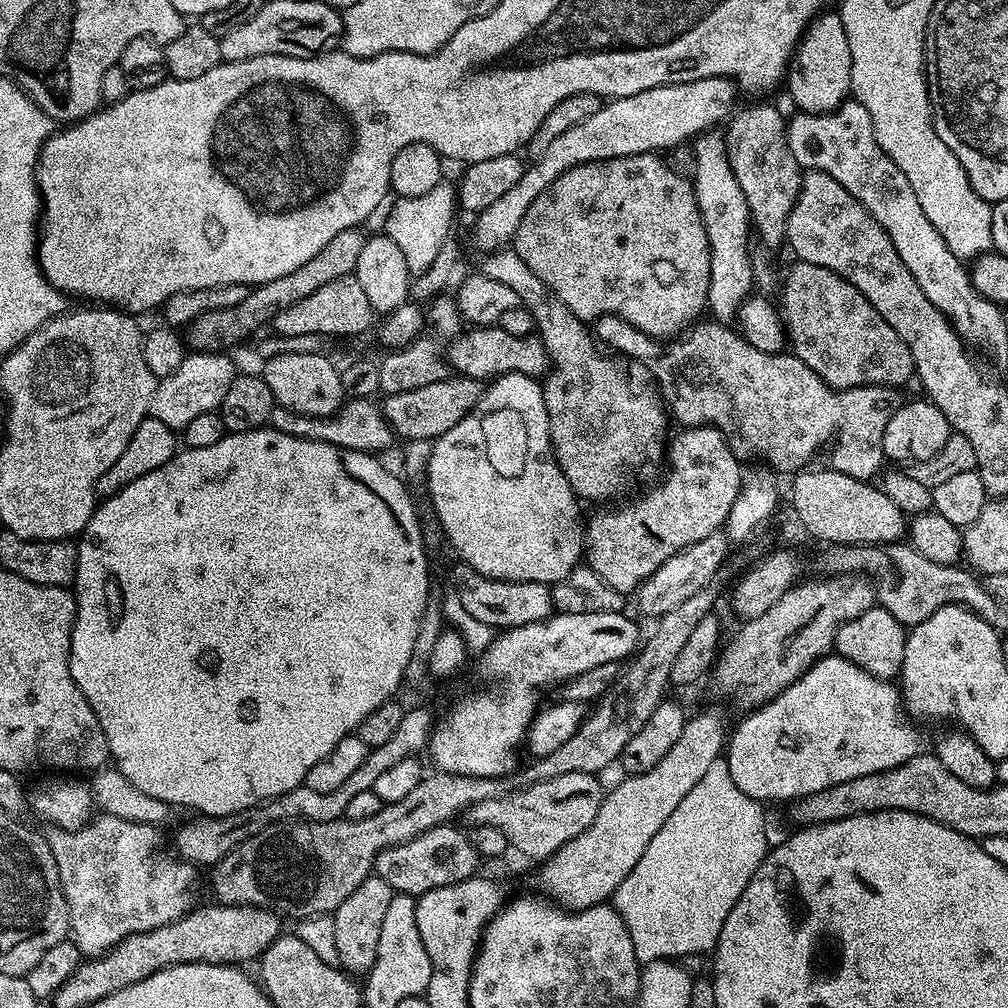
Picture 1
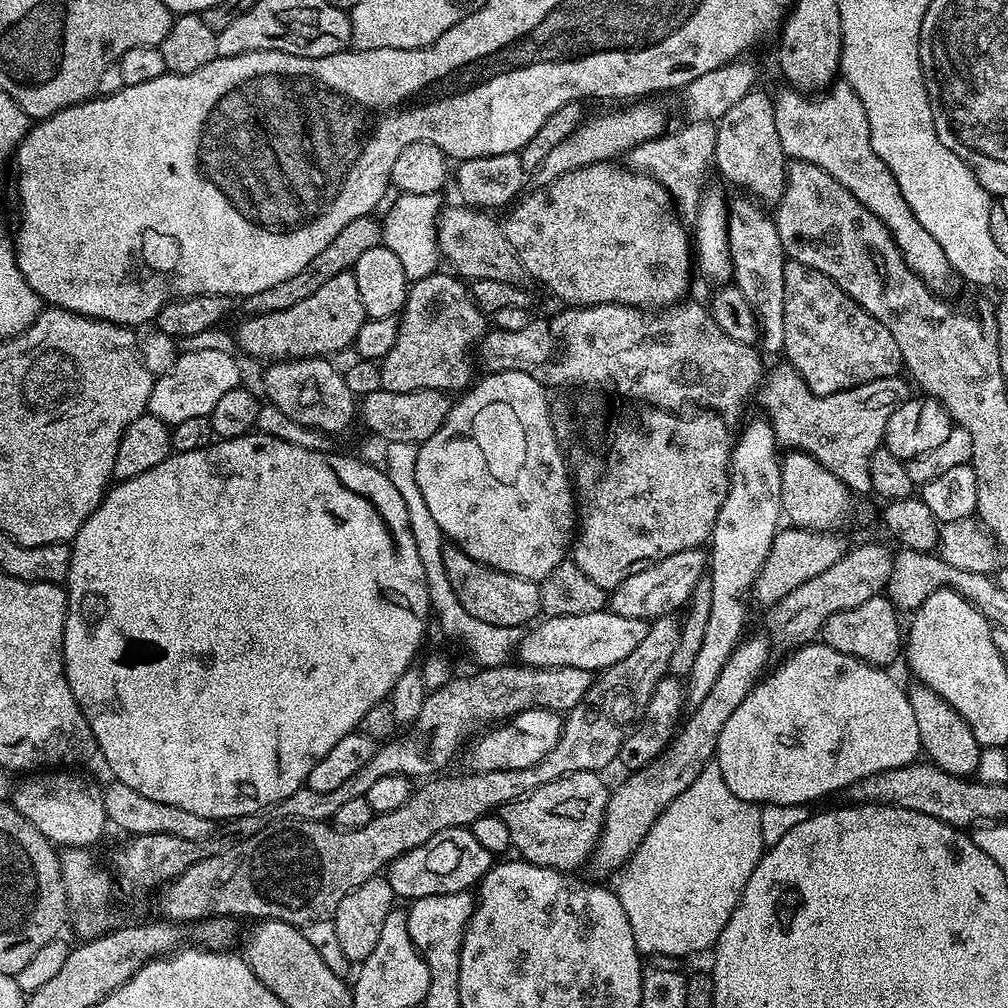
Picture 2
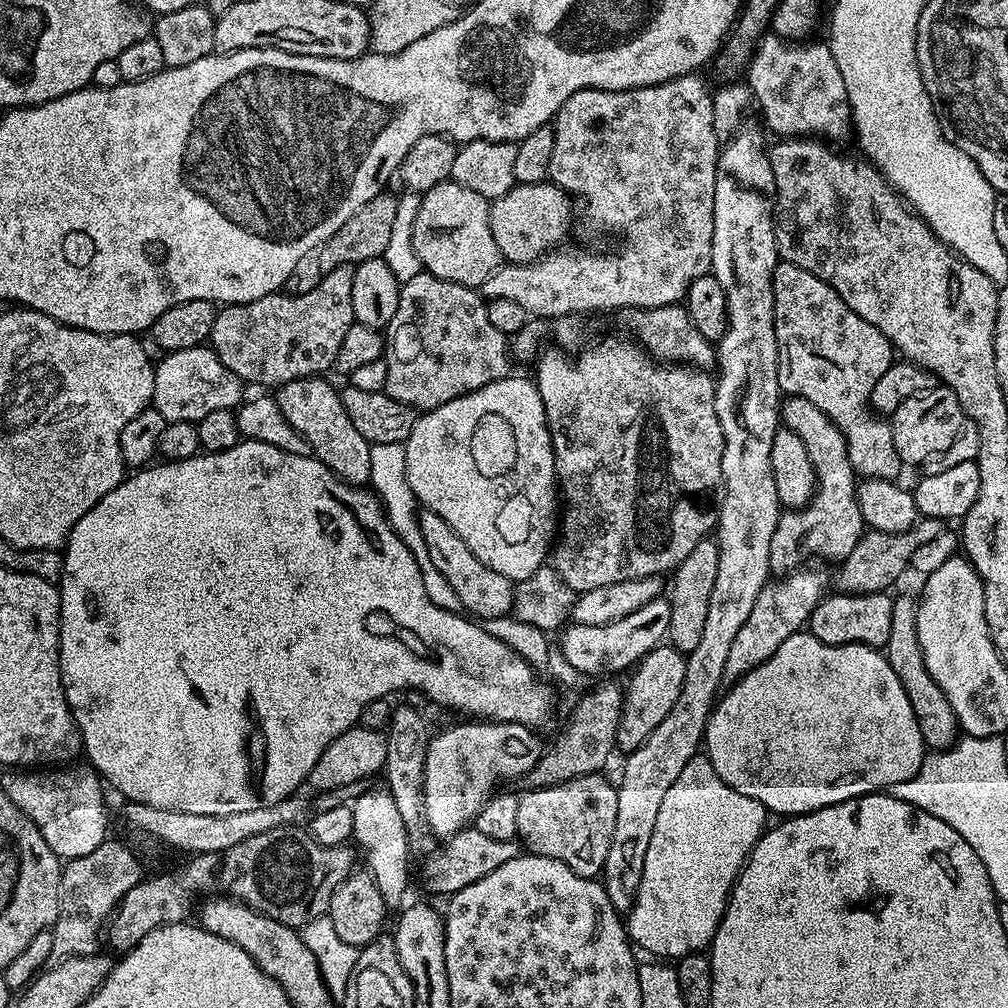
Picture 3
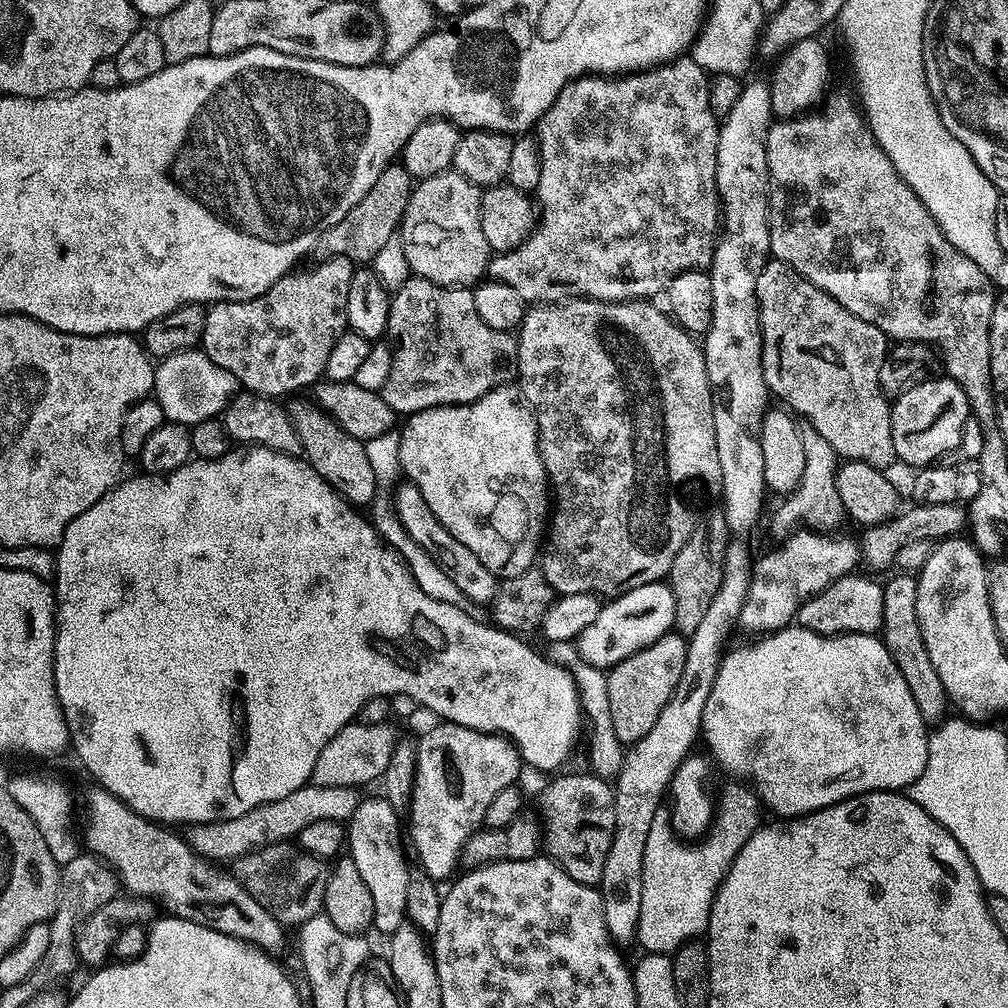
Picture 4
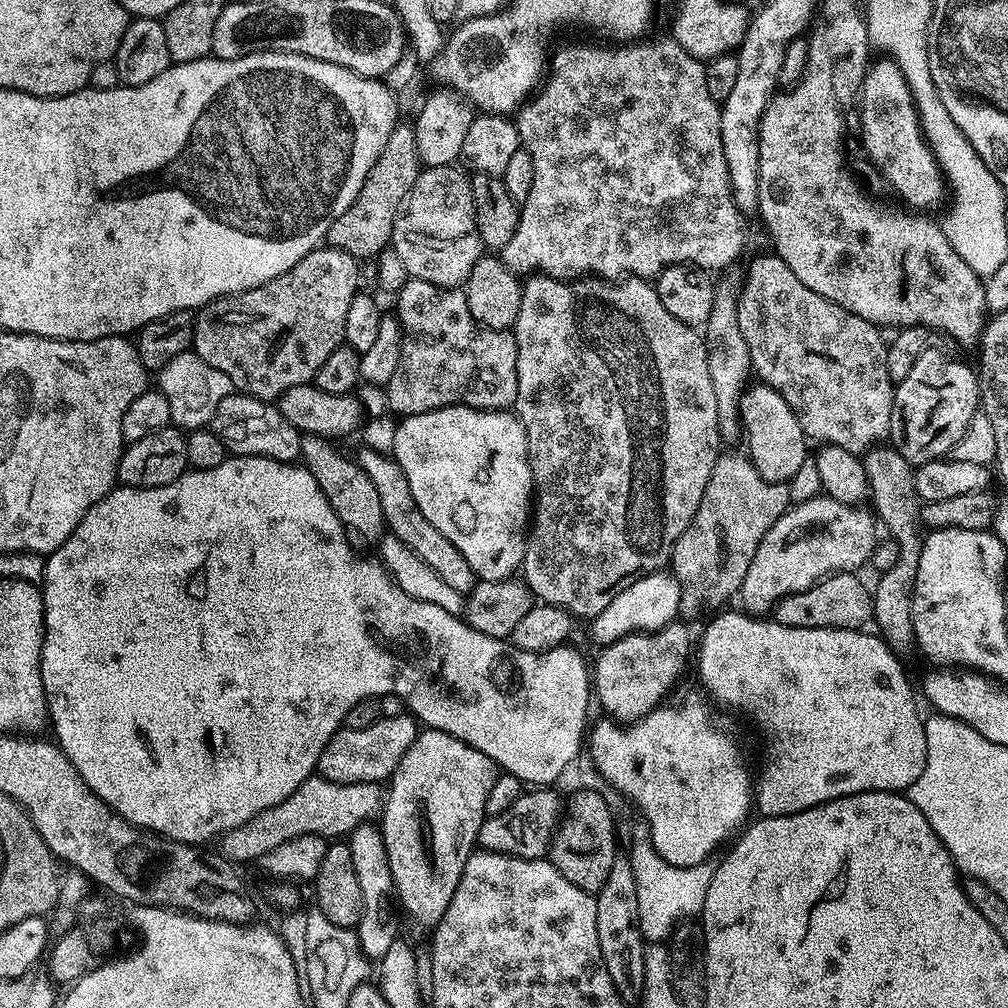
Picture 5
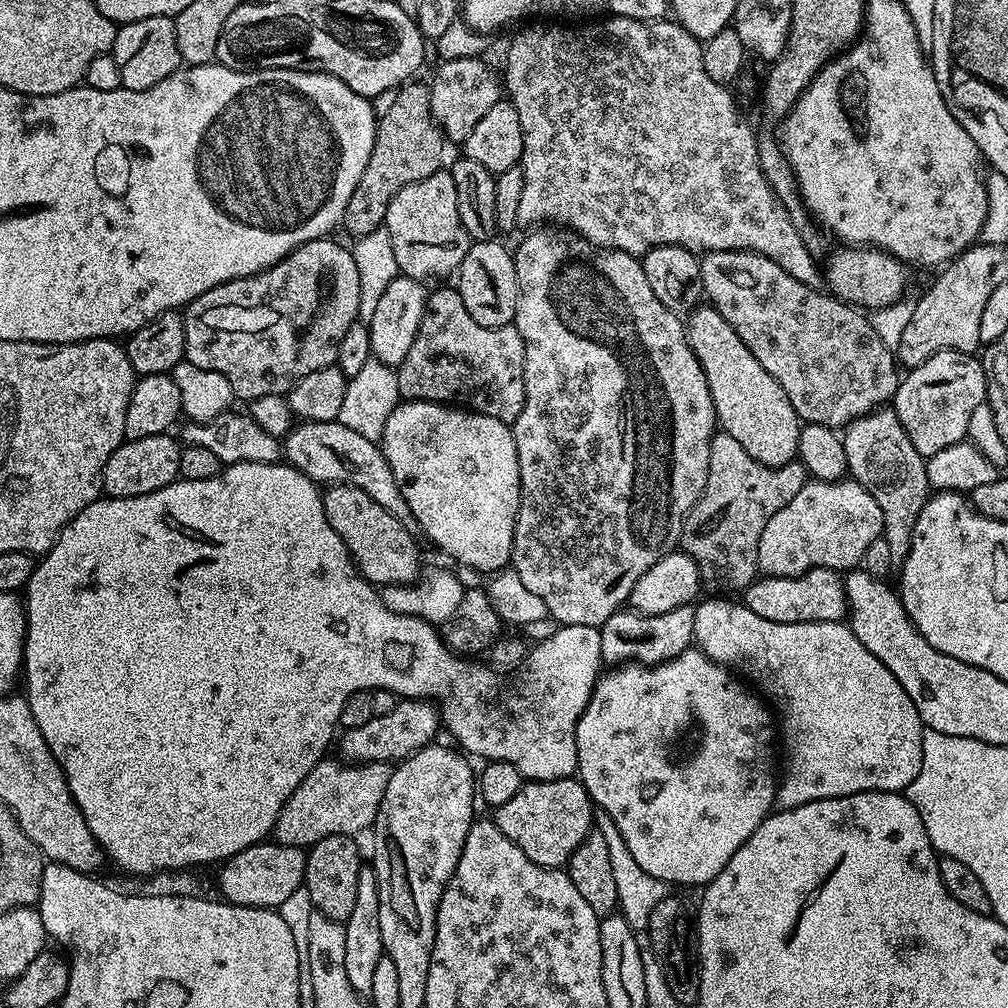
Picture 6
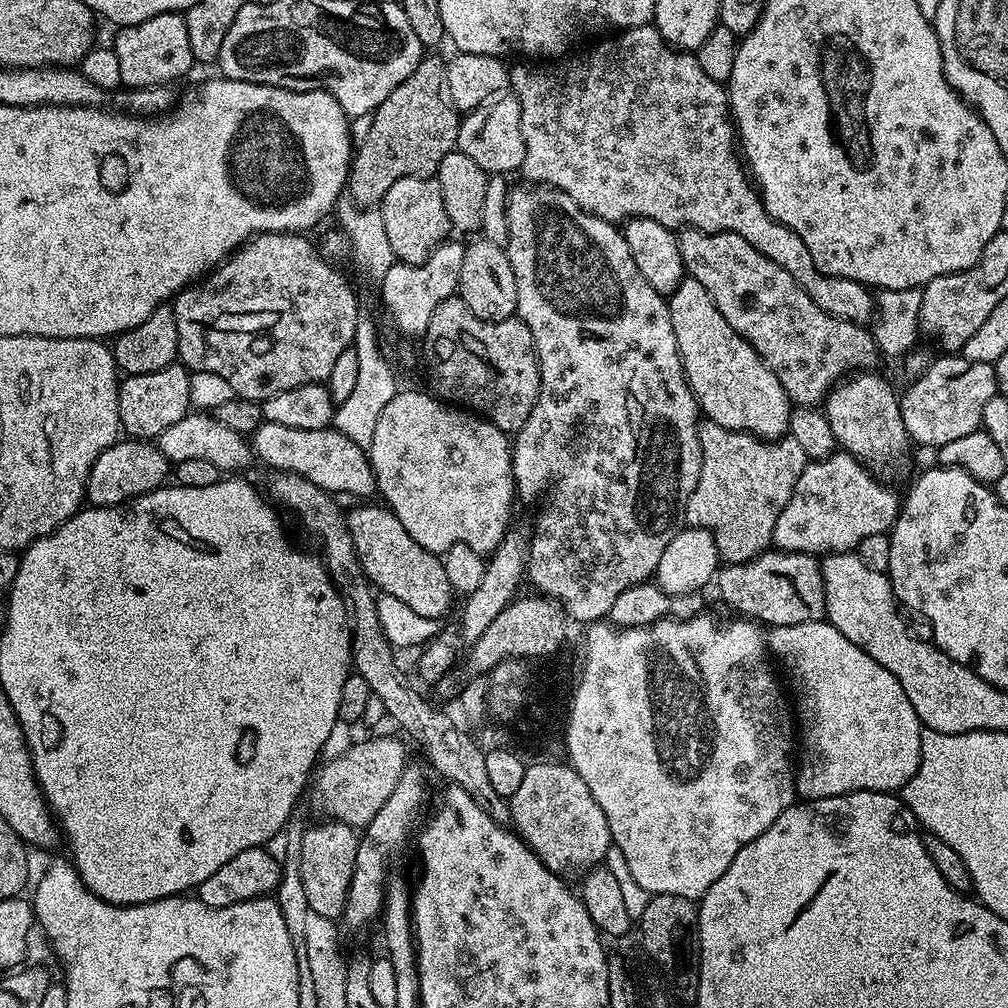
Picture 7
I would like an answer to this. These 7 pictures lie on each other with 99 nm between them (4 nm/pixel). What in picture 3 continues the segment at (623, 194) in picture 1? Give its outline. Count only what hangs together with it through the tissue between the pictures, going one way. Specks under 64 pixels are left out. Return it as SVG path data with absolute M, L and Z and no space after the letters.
M513 184L502 198L488 206L490 234L498 242L501 257L510 264L531 264L541 256L561 247L572 224L573 197L563 192L557 184Z

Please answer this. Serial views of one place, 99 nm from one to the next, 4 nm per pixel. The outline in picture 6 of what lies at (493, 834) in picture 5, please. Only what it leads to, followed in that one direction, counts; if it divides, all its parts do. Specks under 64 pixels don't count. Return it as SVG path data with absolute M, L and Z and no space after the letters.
M579 779L529 780L500 808L495 809L494 822L530 862L539 868L563 869L578 846L593 831L594 805Z

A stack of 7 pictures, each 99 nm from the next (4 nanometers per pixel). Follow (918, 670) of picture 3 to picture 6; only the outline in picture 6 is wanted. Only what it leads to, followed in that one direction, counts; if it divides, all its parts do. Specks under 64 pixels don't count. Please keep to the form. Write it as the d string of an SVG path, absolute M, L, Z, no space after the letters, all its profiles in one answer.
M885 406L858 418L843 429L844 453L848 463L847 475L857 480L868 491L870 498L878 502L882 510L884 535L890 546L893 565L904 563L914 534L914 522L922 514L922 506L928 501L930 489L926 478L925 456L914 450L914 442L902 430L895 407Z

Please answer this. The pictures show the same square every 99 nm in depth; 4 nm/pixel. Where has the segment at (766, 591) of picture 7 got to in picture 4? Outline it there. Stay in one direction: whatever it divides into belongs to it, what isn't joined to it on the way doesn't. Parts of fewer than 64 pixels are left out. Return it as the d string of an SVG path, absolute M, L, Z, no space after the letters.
M849 574L826 586L817 596L812 596L796 611L794 620L799 627L817 632L820 636L843 636L849 632L871 636L882 626L883 587L868 576Z

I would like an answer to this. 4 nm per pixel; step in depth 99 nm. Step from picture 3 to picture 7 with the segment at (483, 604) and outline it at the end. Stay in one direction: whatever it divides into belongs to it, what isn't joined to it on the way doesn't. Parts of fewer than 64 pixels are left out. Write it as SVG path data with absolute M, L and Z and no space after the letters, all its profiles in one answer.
M264 420L252 431L250 443L253 457L277 473L293 472L331 494L345 492L348 496L364 496L360 498L377 495L376 475L368 461L367 451L331 426L318 430L294 430L294 426L278 426L278 422Z

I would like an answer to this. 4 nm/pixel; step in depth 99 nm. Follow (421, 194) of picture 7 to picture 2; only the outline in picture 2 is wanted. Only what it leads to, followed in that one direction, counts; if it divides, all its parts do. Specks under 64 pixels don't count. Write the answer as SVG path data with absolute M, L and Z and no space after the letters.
M471 206L459 207L445 207L436 221L436 245L440 248L443 263L445 265L449 264L453 268L449 269L457 277L463 278L468 282L473 280L519 281L521 279L519 276L522 276L520 259L518 258L518 254L514 254L510 242L506 242L506 234L504 233L503 227L498 223L498 220L492 217L495 215Z

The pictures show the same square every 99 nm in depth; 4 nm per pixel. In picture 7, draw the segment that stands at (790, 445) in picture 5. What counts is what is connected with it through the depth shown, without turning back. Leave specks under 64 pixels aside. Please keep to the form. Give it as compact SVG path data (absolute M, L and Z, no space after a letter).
M686 278L678 290L667 297L667 302L684 377L701 413L718 426L748 432L762 440L778 440L785 435L794 405L786 390L782 390L782 382L764 365L754 346L718 314L718 306L714 306L710 294L706 294L706 286Z

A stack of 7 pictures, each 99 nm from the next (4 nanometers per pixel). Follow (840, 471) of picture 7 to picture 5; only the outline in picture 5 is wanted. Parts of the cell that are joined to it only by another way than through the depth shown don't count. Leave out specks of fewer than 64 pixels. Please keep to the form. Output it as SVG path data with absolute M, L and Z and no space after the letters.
M823 494L793 503L788 511L782 514L782 518L778 518L778 522L774 522L774 526L770 526L770 530L766 530L763 538L756 543L756 549L750 558L750 566L740 583L738 600L745 604L743 607L752 614L768 614L773 611L781 596L812 588L825 576L837 572L856 572L863 564L865 567L871 561L872 551L878 543L877 517L867 507L865 508L843 504Z

